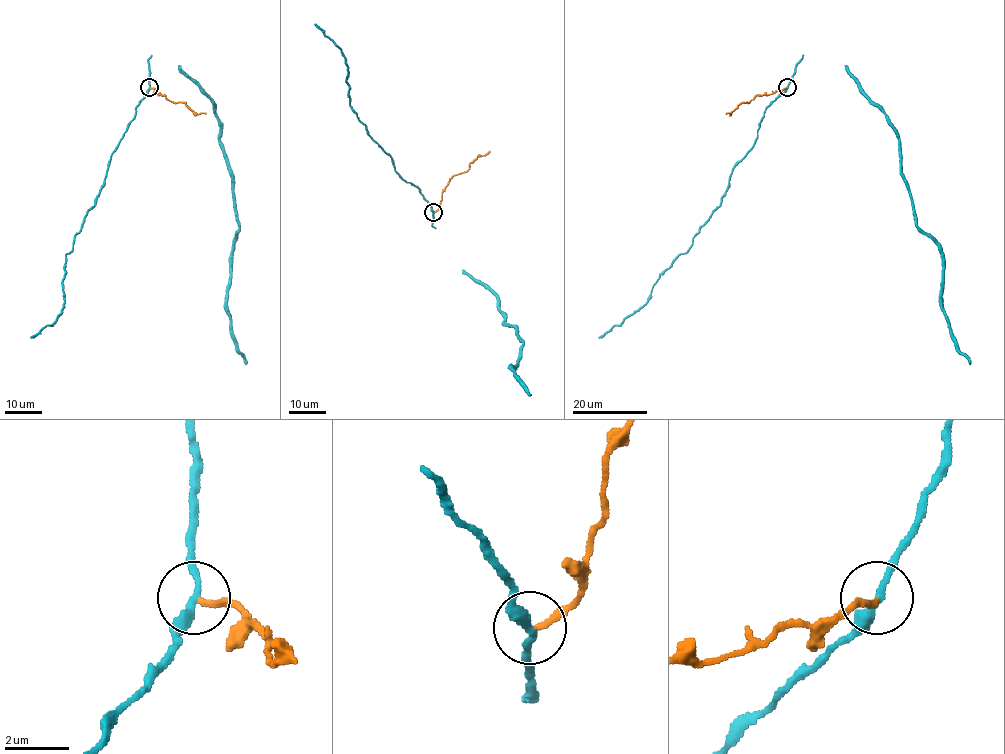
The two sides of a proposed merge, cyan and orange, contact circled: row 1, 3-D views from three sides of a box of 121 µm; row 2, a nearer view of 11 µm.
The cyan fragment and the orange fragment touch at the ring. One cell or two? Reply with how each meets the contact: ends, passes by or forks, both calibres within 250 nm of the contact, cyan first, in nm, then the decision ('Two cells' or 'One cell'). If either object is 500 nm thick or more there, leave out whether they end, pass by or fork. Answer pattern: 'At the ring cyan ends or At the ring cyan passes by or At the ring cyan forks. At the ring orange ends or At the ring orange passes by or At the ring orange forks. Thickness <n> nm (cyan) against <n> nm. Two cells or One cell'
At the ring cyan passes by. At the ring orange ends. Thickness 260 nm (cyan) against 200 nm. Two cells

